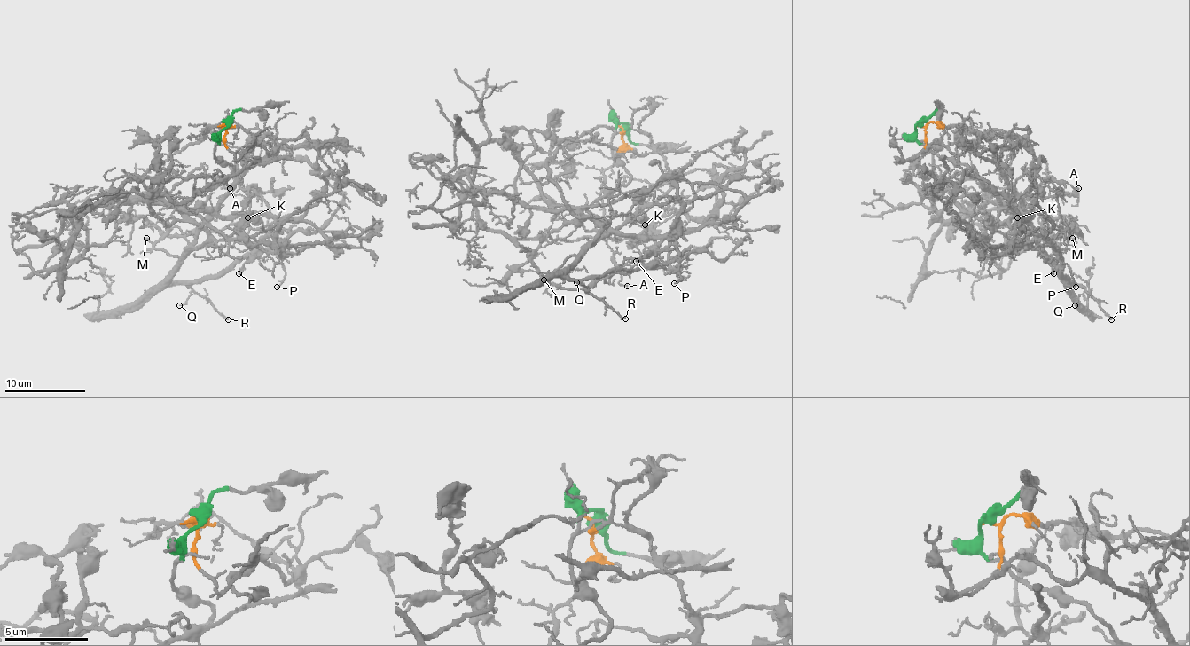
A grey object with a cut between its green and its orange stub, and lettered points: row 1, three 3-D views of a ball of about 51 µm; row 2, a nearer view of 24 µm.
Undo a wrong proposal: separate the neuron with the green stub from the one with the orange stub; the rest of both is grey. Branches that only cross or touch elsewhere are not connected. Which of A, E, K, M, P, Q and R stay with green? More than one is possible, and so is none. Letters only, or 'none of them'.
A, K, M, Q, R

